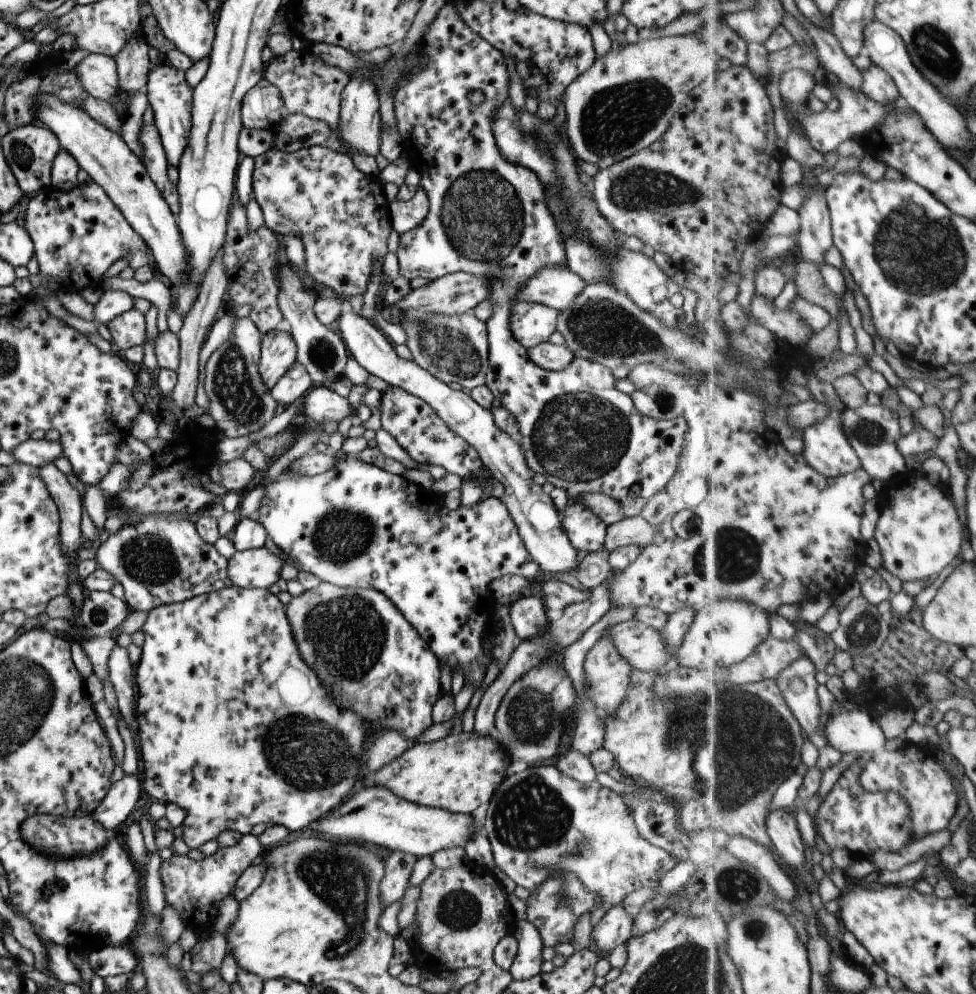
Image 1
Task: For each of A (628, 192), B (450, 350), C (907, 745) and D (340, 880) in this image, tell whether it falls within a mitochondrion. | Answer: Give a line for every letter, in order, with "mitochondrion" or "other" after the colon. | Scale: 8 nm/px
A: mitochondrion
B: mitochondrion
C: other
D: mitochondrion

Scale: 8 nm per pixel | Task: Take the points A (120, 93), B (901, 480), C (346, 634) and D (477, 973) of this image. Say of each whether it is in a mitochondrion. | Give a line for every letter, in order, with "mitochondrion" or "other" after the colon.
A: other
B: other
C: mitochondrion
D: other

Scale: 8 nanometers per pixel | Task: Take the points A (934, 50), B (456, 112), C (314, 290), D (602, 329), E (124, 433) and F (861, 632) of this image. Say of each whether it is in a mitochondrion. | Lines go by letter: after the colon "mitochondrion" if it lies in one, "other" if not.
A: mitochondrion
B: other
C: other
D: mitochondrion
E: other
F: mitochondrion

